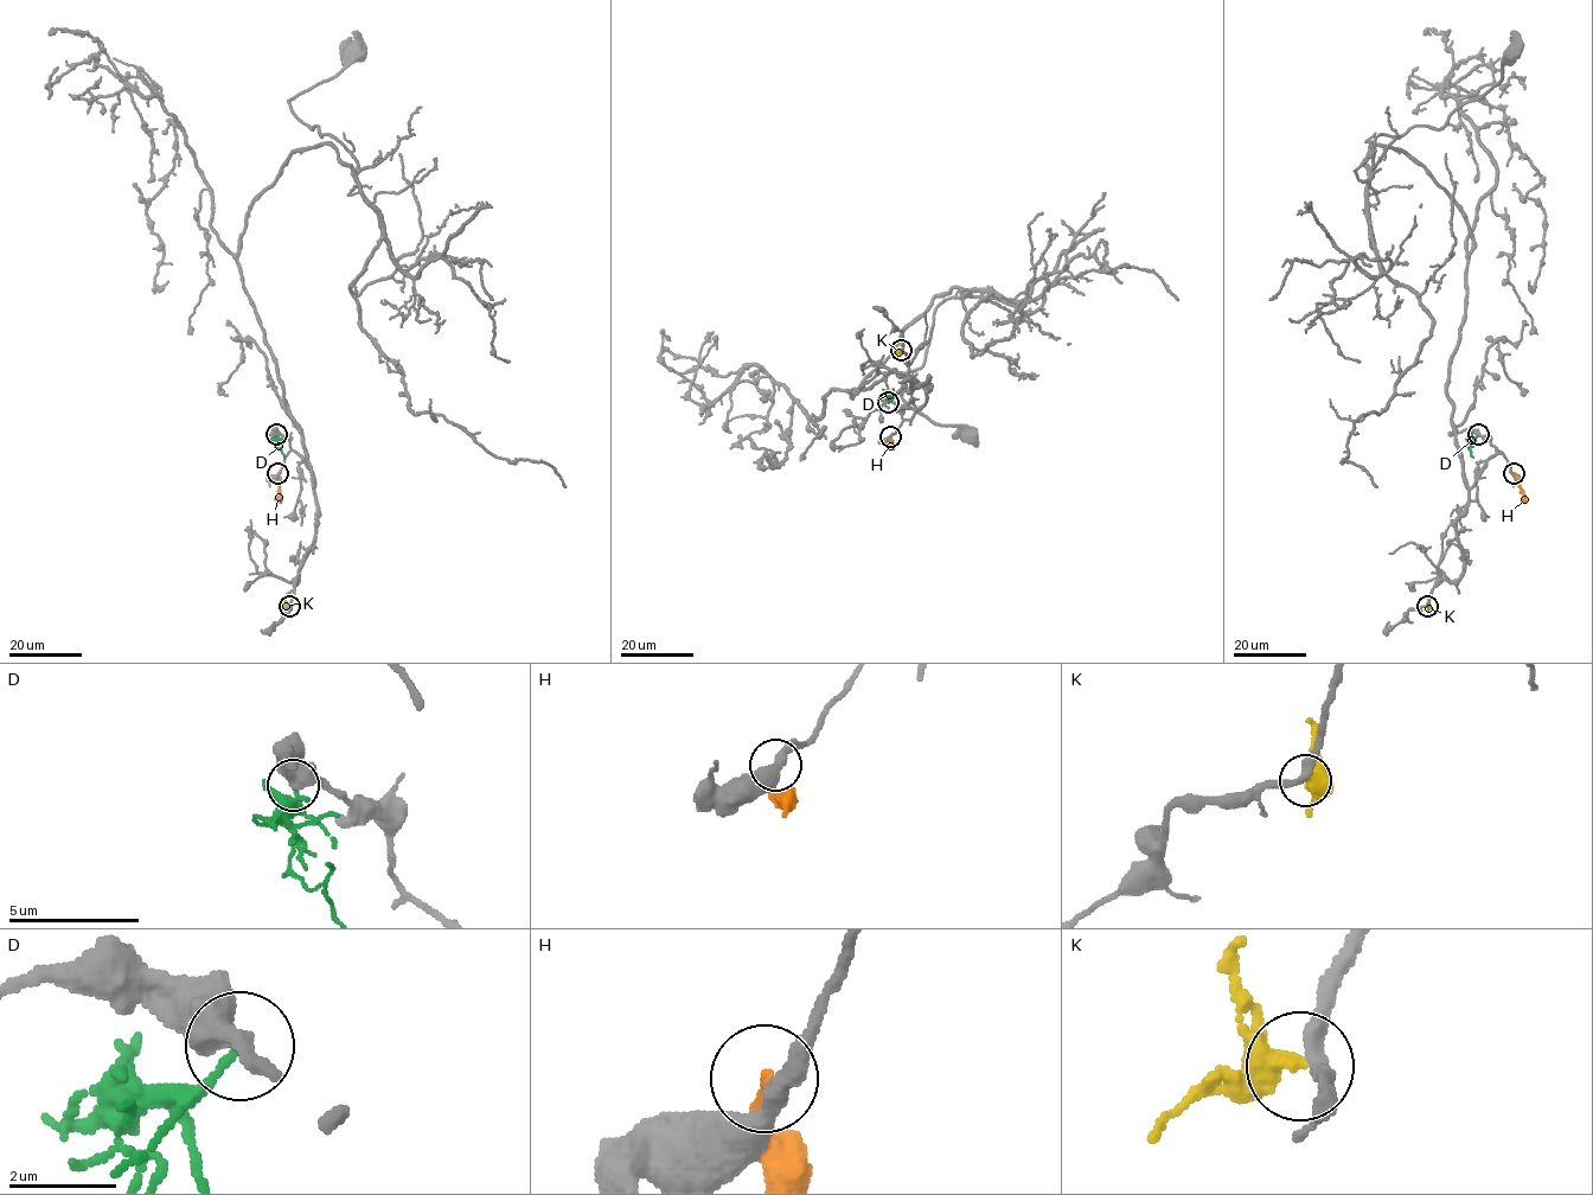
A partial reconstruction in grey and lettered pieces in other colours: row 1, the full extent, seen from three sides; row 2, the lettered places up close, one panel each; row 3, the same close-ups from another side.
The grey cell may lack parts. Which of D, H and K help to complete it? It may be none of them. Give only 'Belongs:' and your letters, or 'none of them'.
Belongs: none of them

